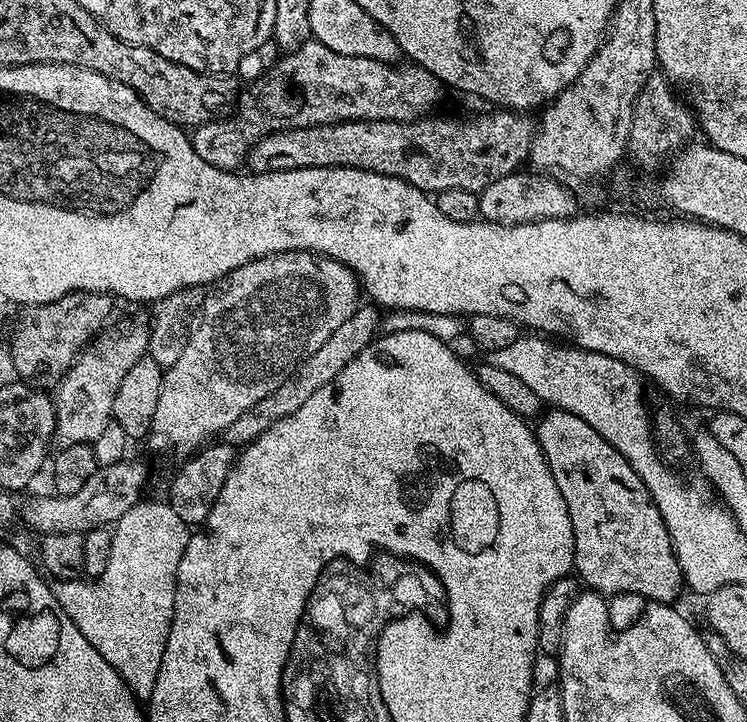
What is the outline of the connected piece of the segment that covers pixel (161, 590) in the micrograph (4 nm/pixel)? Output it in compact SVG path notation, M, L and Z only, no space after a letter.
M163 499L146 500L126 510L126 514L116 520L111 533L110 562L106 562L106 570L102 570L102 574L91 582L84 582L88 584L52 580L52 593L74 626L82 630L86 642L90 642L90 646L94 646L94 650L98 650L98 654L102 654L102 658L118 670L137 700L147 702L154 690L154 682L158 682L166 638L170 638L178 562L182 562L182 554L188 545L190 526L182 522L182 518L178 518L178 514L174 514L172 507Z

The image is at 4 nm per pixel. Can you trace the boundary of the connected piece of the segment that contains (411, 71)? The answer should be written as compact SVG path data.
M309 38L300 48L281 55L281 60L264 70L238 96L238 107L231 116L207 120L191 129L194 150L210 166L236 170L247 161L248 152L262 138L287 128L337 124L343 120L422 120L435 113L440 104L442 85L425 68L400 68L370 58L334 54Z

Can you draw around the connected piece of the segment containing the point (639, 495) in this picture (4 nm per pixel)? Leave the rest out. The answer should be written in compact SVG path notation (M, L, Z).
M549 407L535 421L534 431L550 466L550 474L554 474L558 490L562 490L562 502L566 502L570 514L575 575L591 591L599 592L605 598L619 592L633 592L636 596L645 596L648 602L672 604L680 588L682 592L685 587L684 575L674 554L666 522L662 514L658 514L658 506L654 506L650 490L646 490L642 478L634 474L634 466L630 466L630 462L622 458L622 454L618 454L618 450L614 450L598 430L594 430L594 426L586 426L582 418L561 408Z

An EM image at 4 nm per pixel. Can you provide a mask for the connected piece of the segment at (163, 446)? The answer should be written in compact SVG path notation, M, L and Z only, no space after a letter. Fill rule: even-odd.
M279 252L246 262L246 266L238 266L238 270L226 274L207 289L198 319L188 333L186 350L182 350L182 355L178 357L178 362L174 362L174 366L164 369L162 390L158 390L158 406L154 406L154 422L152 431L146 437L146 444L149 444L156 452L177 452L180 458L191 456L201 446L209 443L213 438L219 437L226 426L230 426L230 422L238 422L238 418L242 418L242 414L246 414L246 410L250 410L250 406L254 406L254 402L266 398L266 394L274 394L274 390L278 390L278 386L282 386L288 373L293 368L297 368L303 360L310 358L310 354L314 354L314 350L318 350L318 346L322 346L322 342L326 342L326 338L330 338L330 334L334 334L334 330L338 330L338 326L342 326L342 322L346 322L346 318L353 316L361 304L362 289L356 273L345 264L339 264L336 260L326 256L310 252Z

